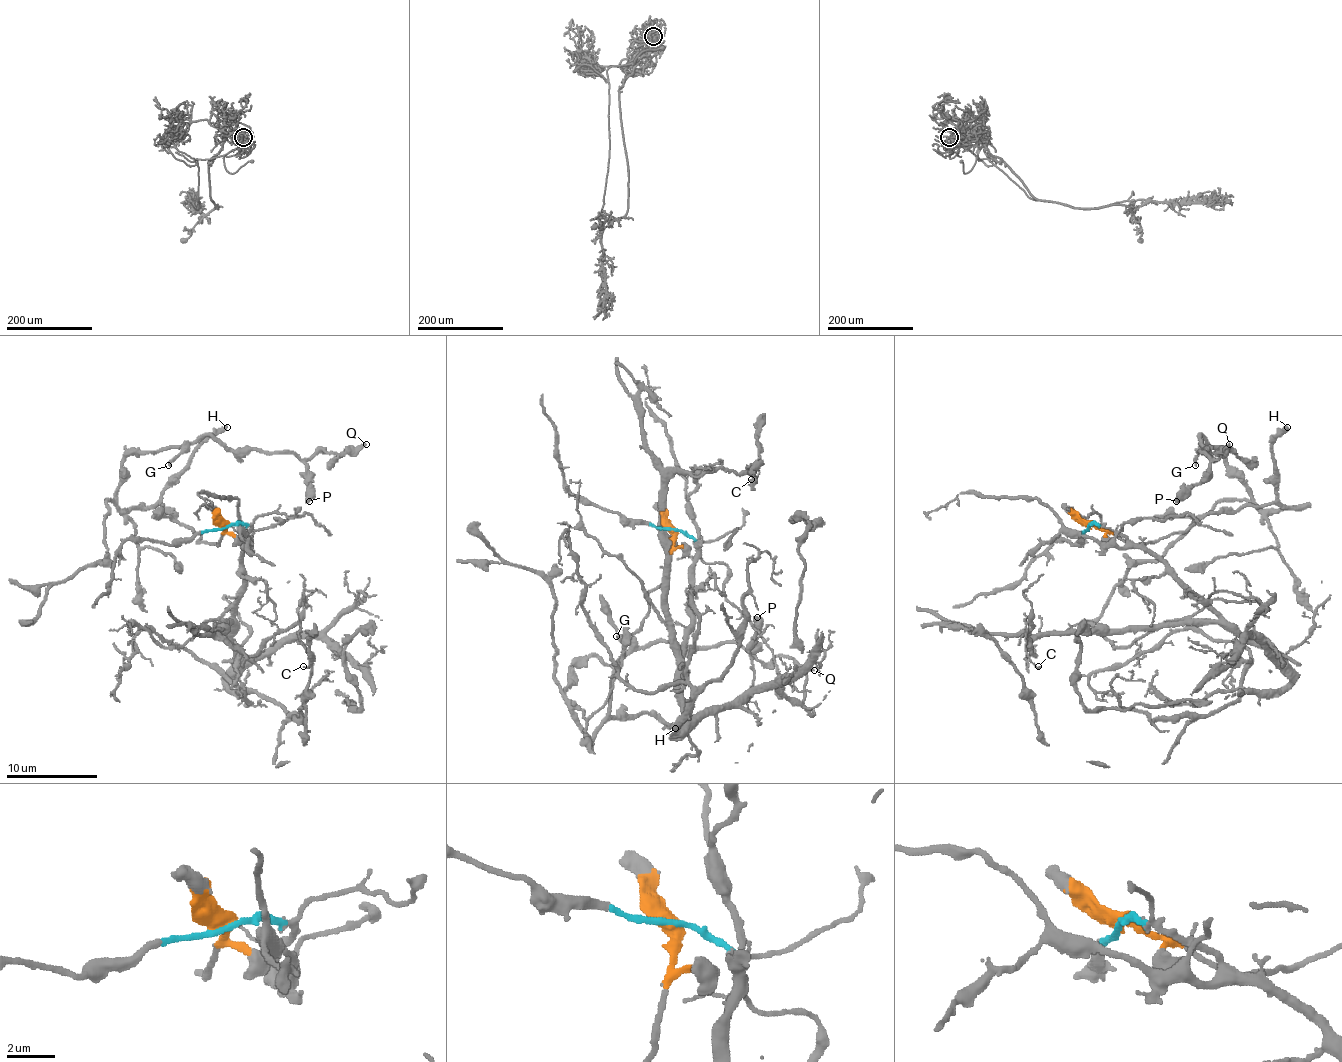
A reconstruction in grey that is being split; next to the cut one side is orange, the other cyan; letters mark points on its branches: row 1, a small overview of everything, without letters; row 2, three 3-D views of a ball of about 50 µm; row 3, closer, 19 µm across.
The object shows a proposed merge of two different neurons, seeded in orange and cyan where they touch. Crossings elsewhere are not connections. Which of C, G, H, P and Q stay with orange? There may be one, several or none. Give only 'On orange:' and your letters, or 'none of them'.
On orange: G, H, P, Q

